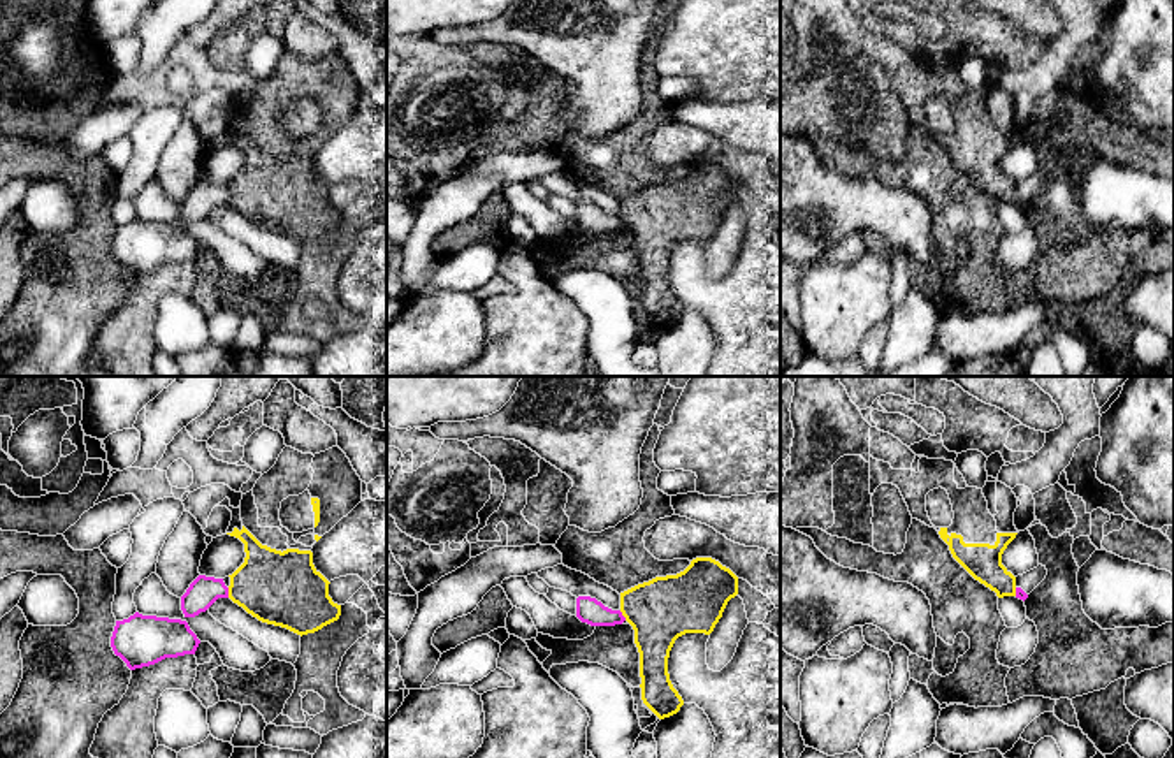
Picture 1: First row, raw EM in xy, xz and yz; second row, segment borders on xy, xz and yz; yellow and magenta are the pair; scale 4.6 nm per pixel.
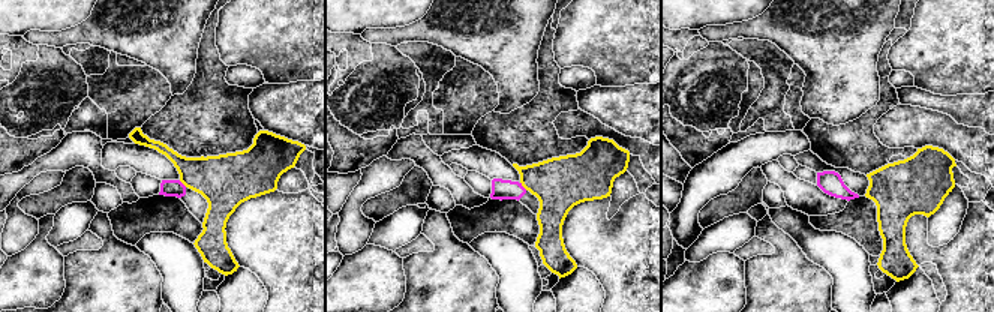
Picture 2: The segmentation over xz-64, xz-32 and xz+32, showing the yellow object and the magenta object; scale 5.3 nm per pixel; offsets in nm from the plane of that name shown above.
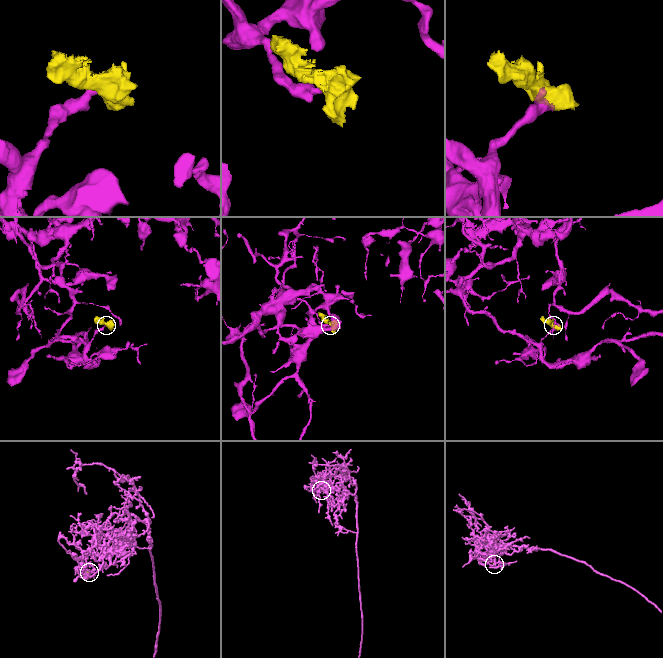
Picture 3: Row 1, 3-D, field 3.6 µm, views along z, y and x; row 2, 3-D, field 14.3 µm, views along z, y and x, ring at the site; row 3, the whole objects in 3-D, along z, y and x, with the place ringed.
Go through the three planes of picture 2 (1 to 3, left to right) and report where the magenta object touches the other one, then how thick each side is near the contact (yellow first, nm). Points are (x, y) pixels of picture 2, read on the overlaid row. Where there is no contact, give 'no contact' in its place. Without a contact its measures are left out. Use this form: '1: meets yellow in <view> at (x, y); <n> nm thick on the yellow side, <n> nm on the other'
1: meets yellow in xz-64 at (183, 183); 280 nm thick on the yellow side, 100 nm on the other
2: meets yellow in xz-32 at (523, 186); 280 nm thick on the yellow side, 110 nm on the other
3: no contact

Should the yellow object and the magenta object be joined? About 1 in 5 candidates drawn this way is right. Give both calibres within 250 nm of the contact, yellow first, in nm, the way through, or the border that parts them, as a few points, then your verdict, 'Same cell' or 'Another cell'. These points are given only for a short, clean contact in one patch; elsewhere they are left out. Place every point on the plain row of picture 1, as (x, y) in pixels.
Thickness 340 nm (yellow) against 140 nm. Boundary: xy (227, 194), (229, 203). Another cell

